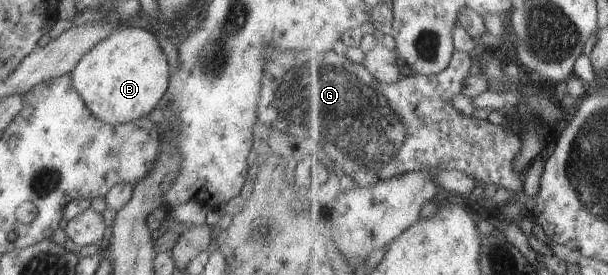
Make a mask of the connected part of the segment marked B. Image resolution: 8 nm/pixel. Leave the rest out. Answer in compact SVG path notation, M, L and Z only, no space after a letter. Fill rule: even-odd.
M120 27L82 55L69 77L90 115L114 125L146 117L166 93L170 70L154 34L146 29Z

